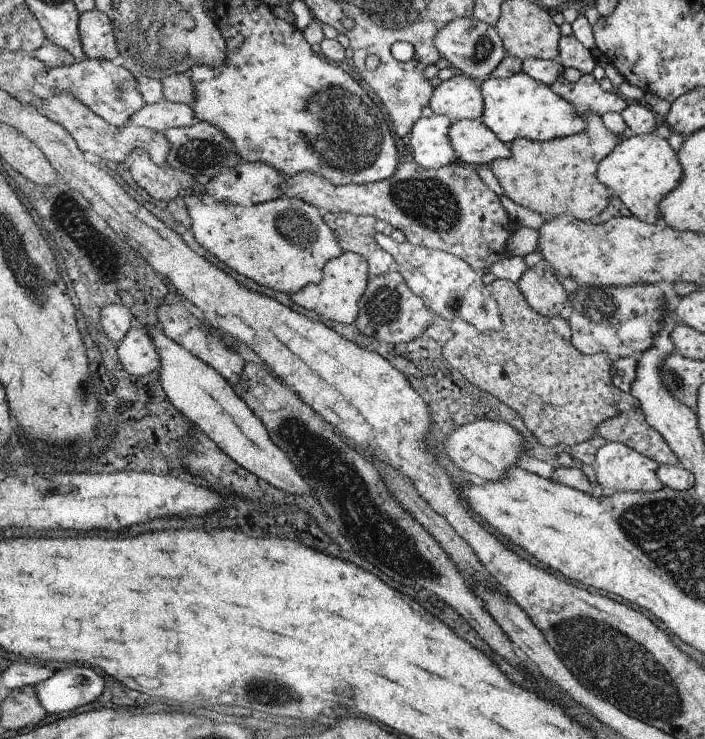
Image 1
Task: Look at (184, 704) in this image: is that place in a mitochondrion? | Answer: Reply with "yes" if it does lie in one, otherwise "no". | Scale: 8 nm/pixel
no

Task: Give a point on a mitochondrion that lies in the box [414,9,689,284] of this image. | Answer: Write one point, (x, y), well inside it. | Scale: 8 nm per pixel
(480, 53)

